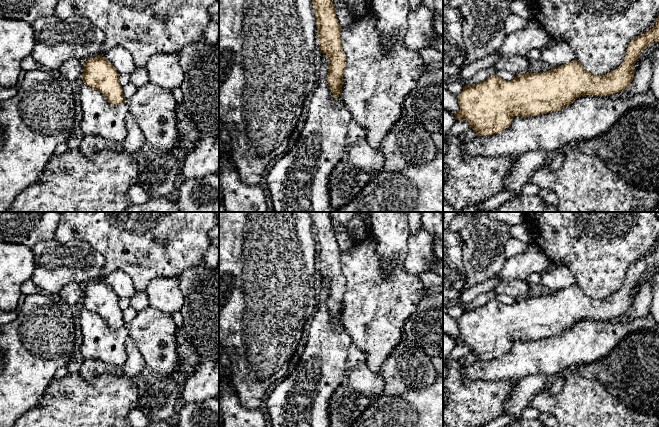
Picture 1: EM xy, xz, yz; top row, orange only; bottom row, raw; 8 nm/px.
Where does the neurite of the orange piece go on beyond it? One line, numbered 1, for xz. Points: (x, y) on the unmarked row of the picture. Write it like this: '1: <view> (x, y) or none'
1: none

